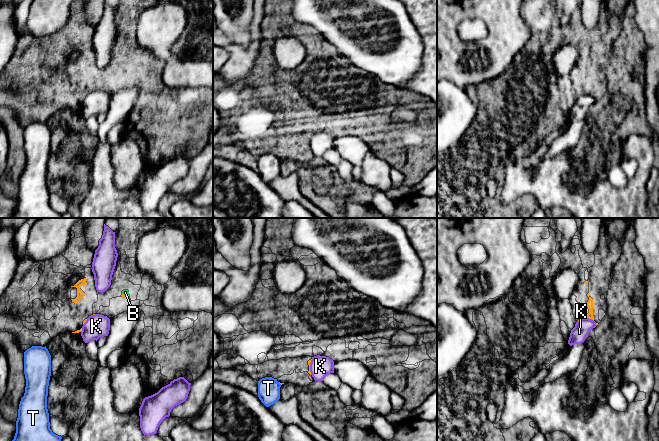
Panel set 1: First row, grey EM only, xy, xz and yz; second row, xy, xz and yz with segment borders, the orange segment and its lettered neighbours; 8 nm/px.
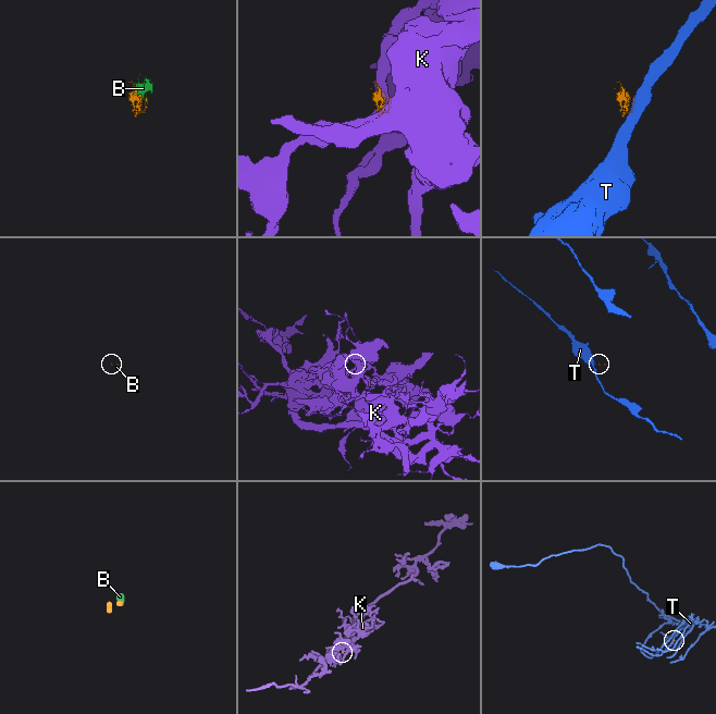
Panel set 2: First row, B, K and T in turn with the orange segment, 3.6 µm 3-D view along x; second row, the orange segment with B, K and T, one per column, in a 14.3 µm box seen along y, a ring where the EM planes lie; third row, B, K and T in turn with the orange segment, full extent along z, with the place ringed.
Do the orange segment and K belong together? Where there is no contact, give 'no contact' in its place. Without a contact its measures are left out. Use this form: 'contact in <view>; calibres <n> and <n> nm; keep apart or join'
contact in yz; calibres 50 and 140 nm; keep apart

